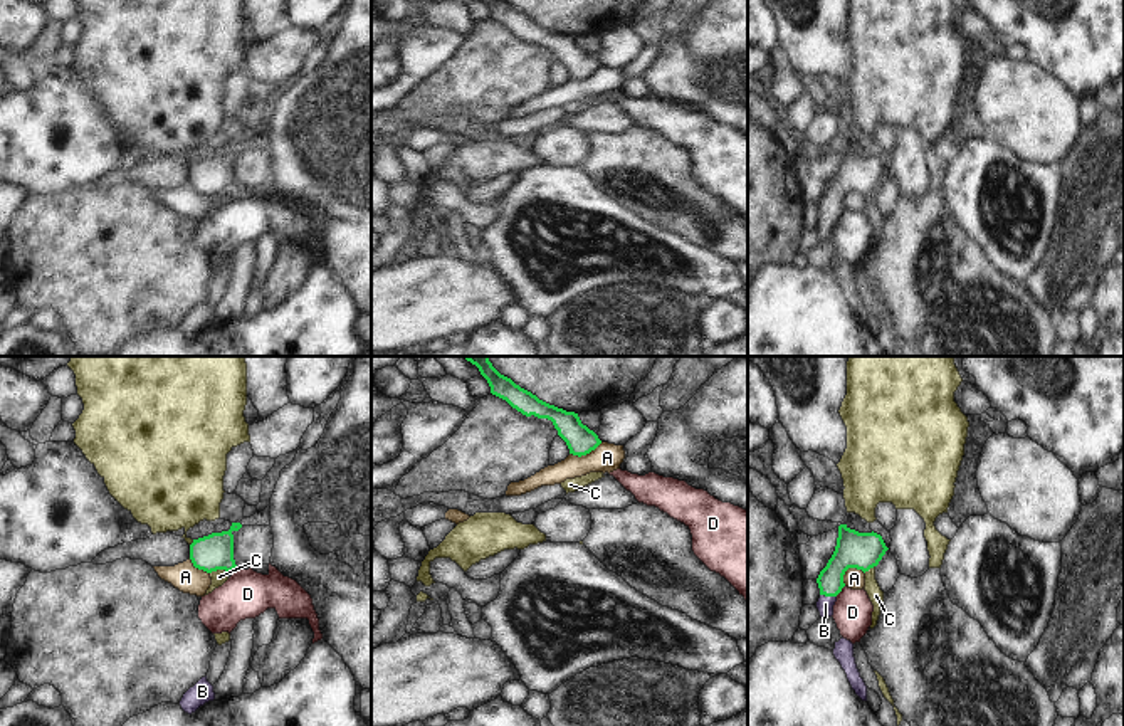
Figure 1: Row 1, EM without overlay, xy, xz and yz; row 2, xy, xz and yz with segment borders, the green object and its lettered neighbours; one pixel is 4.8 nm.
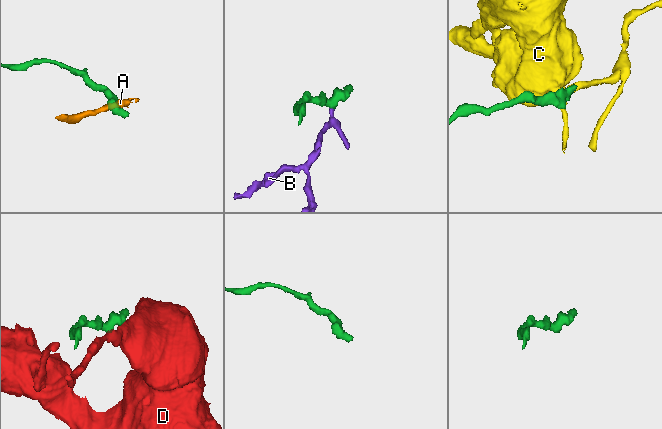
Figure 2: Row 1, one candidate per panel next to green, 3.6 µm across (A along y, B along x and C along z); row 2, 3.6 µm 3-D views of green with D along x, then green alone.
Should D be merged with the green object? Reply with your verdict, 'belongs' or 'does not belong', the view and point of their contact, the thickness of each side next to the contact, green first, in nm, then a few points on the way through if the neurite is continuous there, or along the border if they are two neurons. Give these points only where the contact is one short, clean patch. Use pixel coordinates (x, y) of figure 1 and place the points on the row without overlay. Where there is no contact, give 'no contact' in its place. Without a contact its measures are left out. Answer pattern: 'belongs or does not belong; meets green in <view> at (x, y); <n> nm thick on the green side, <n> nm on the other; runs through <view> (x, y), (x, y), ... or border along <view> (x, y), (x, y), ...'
does not belong; meets green in yz at (840, 214); 180 nm thick on the green side, 190 nm on the other; border along yz (844, 209), (835, 219)

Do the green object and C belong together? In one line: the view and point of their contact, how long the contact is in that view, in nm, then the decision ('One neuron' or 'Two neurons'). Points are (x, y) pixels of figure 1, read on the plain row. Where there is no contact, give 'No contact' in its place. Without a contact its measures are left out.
Touches green at xy (217, 192). Shared border 80 nm. Two neurons

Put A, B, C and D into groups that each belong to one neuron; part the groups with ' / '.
A / B / C / D

